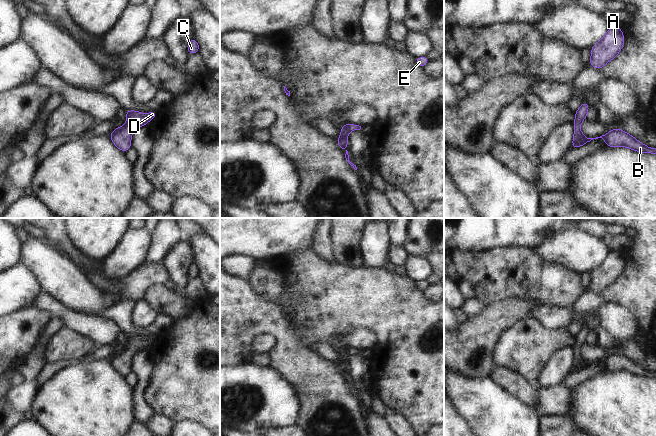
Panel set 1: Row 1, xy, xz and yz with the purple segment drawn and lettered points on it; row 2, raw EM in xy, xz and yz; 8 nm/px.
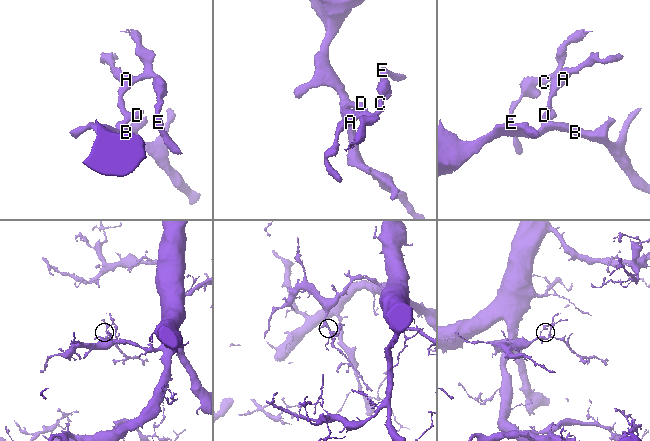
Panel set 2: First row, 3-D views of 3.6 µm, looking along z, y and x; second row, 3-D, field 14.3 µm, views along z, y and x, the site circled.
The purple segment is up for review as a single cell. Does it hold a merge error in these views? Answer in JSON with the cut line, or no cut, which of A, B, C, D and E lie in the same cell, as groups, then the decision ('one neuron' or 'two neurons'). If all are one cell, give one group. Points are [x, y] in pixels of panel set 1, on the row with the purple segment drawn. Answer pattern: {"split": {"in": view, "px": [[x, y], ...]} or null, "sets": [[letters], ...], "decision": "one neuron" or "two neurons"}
{"split": null, "sets": [["A", "B", "C", "D", "E"]], "decision": "one neuron"}

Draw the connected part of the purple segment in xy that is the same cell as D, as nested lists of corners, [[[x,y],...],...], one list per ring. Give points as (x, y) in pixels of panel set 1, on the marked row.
[[[125,110],[127,123],[116,128],[110,135],[110,139],[123,153],[131,148],[131,135],[140,126],[145,126],[150,120],[158,116],[155,111],[143,115],[140,111]]]

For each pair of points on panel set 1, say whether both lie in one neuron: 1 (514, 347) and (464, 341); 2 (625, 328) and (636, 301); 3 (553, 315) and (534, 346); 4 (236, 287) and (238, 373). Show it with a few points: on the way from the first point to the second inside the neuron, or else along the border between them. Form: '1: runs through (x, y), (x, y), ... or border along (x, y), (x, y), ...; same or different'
1: border along (511, 327), (496, 343), (495, 365); different
2: border along (610, 303), (632, 313), (638, 326), (634, 335); different
3: border along (531, 316), (545, 327), (566, 328); different
4: border along (250, 362), (230, 366); different

